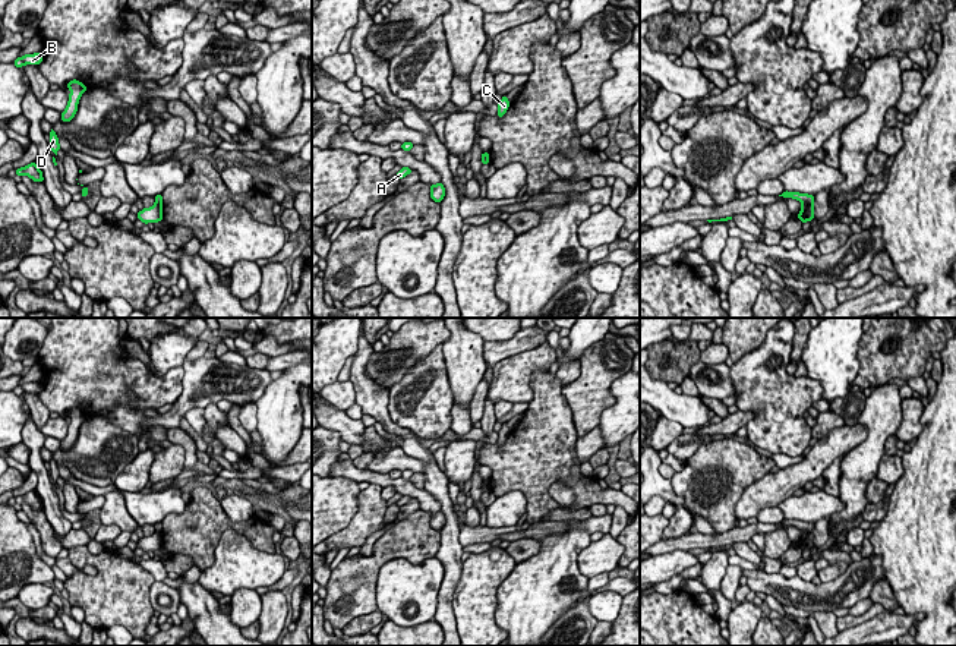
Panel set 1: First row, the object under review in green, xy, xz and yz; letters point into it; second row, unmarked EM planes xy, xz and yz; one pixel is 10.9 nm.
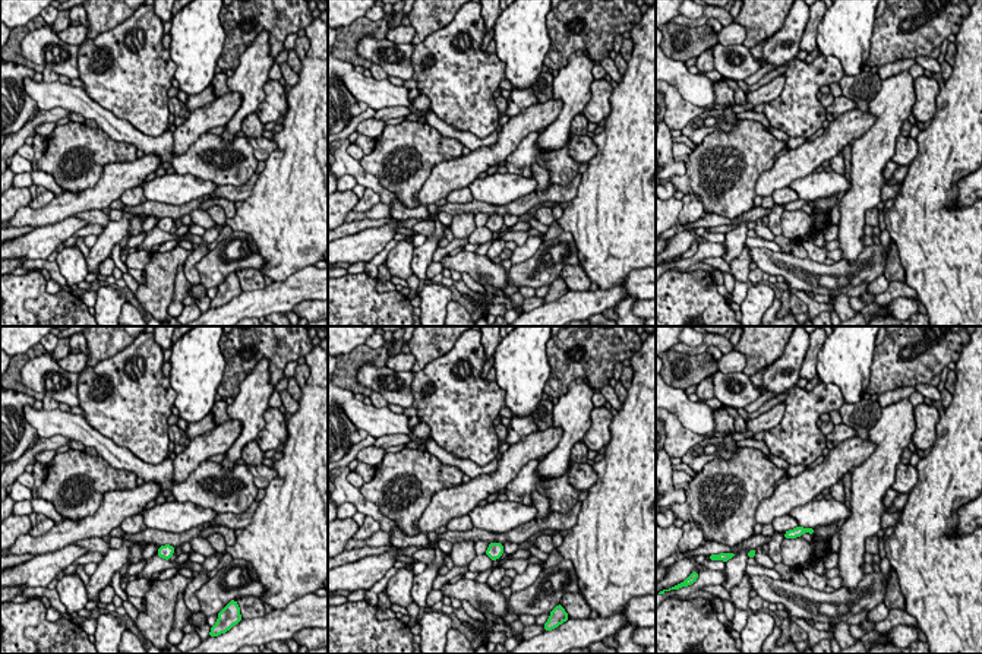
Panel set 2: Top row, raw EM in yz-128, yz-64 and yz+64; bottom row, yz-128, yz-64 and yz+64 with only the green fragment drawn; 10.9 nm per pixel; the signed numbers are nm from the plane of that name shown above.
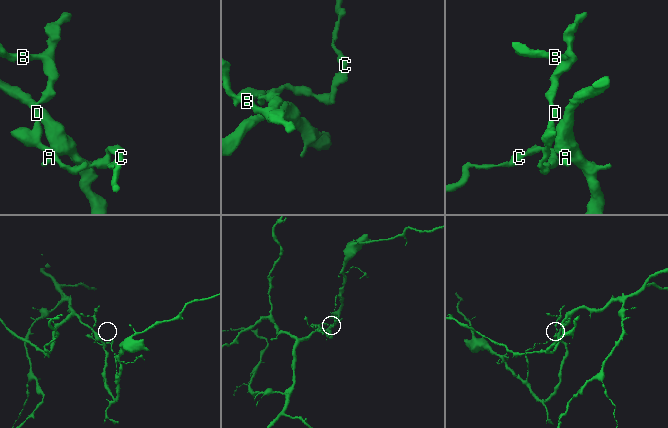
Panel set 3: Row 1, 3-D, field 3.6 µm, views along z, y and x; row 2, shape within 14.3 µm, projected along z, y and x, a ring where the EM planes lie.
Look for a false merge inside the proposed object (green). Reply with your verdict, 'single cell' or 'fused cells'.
fused cells

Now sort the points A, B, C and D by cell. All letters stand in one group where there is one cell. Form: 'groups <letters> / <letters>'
groups A C / B D

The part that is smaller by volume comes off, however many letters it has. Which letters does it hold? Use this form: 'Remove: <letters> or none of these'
Remove: B, D

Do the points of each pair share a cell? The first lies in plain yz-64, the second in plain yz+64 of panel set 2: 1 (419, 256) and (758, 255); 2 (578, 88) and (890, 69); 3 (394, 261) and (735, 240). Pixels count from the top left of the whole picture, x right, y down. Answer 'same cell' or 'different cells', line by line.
1: different cells
2: different cells
3: same cell

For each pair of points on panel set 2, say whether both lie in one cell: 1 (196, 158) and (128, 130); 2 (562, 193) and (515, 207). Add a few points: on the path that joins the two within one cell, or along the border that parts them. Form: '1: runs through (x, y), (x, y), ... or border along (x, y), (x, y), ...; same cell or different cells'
1: runs through (179, 160), (173, 160), (158, 145), (145, 144); same cell
2: runs through (551, 195), (527, 202); same cell

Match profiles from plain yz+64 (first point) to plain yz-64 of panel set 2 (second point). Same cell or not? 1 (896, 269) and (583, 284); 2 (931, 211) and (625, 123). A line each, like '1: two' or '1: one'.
1: one
2: one

